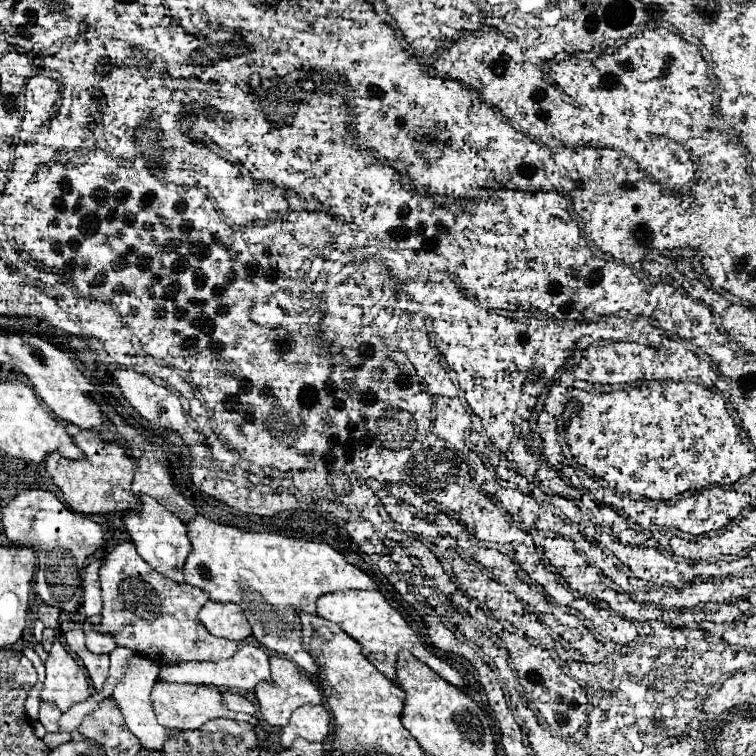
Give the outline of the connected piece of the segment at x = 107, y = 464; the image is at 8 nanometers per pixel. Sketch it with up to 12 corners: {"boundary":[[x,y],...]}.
{"boundary":[[72,435],[82,459],[46,471],[76,513],[126,513],[134,461],[116,443]]}

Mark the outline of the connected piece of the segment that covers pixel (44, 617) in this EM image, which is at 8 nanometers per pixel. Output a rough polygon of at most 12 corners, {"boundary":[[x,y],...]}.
{"boundary":[[40,605],[40,621],[44,627],[58,629],[60,609],[52,605]]}

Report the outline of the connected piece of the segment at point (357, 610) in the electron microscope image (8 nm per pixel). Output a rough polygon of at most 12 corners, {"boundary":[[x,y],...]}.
{"boundary":[[334,591],[316,613],[394,679],[408,649],[442,679],[464,677],[432,655],[380,591]]}

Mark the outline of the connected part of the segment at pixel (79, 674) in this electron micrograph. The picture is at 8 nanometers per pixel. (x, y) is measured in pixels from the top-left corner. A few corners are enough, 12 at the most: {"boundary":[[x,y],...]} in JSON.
{"boundary":[[54,639],[40,699],[60,711],[90,697],[84,667]]}

